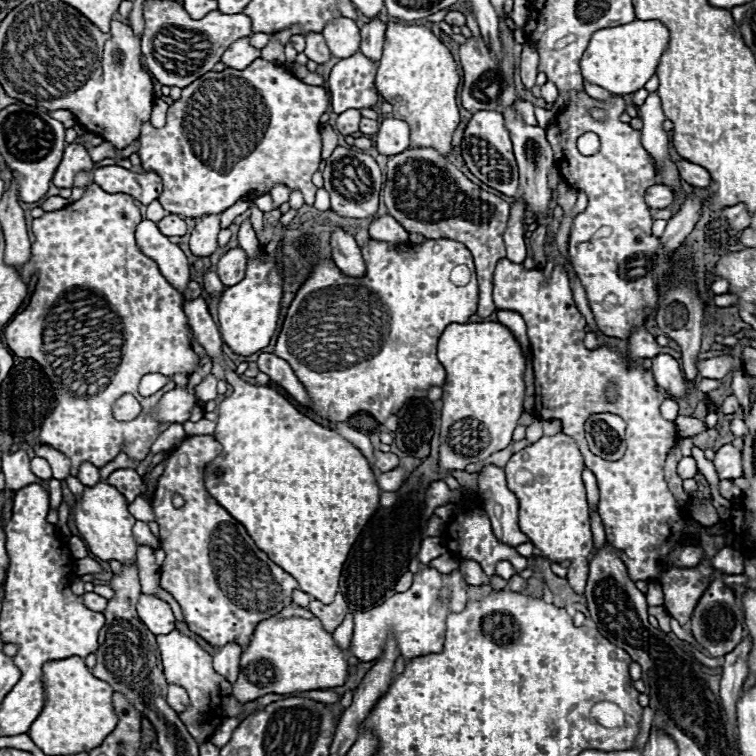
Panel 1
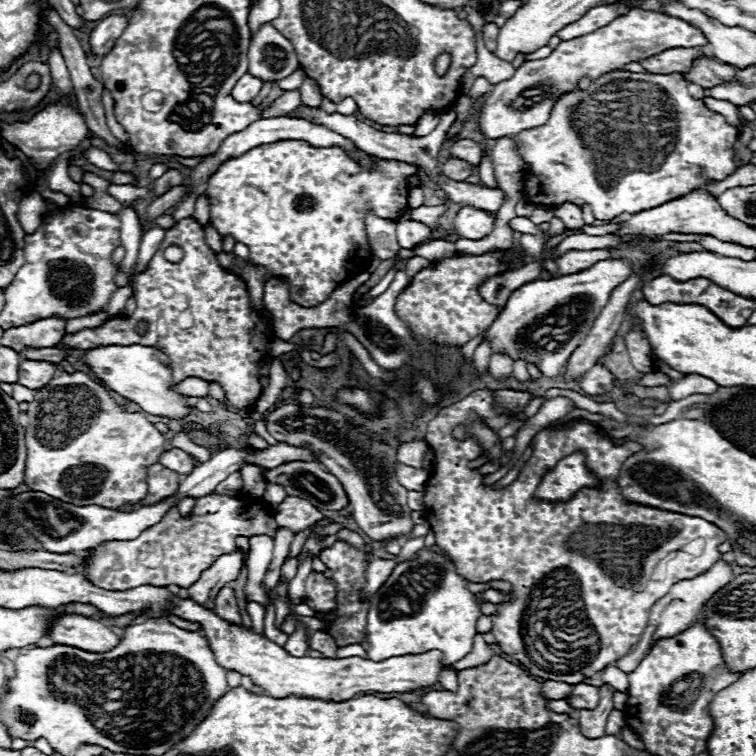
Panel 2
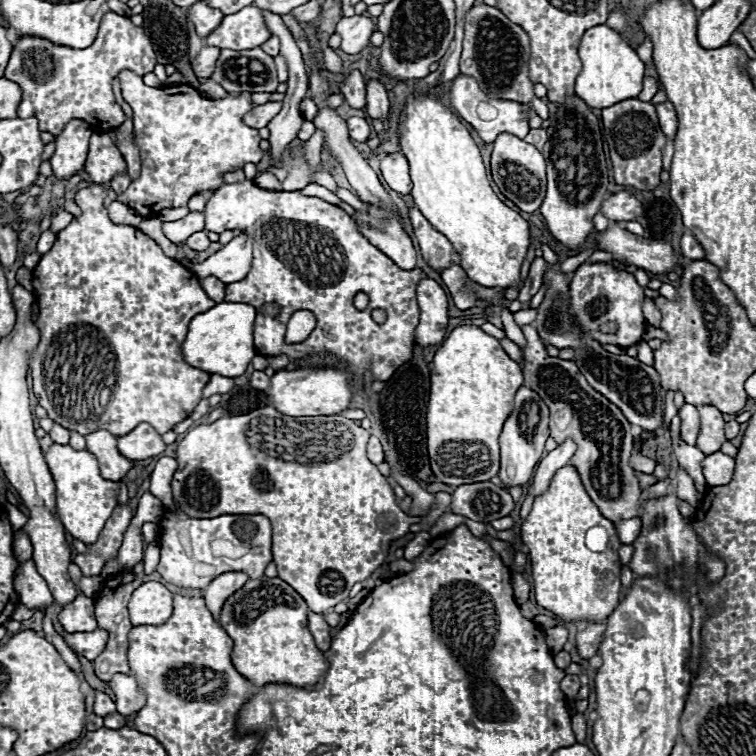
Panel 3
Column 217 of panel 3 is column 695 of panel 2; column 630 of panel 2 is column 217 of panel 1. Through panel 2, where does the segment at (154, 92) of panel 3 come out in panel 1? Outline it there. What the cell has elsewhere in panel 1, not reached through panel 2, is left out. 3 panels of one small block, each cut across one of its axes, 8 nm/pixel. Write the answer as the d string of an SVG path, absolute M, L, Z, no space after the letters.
M256 58L246 70L226 68L222 72L210 72L186 86L180 100L168 108L164 128L142 122L138 156L144 170L152 170L162 178L164 192L158 200L164 210L184 218L220 214L252 190L266 194L274 184L286 184L290 190L298 188L306 204L314 204L318 188L312 184L312 174L320 166L322 152L318 118L326 112L328 102L326 88L308 86L284 66Z

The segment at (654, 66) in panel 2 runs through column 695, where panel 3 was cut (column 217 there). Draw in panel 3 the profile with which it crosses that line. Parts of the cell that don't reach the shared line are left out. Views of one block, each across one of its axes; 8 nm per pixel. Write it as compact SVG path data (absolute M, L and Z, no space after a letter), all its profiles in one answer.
M204 46L200 54L192 60L192 70L198 78L210 78L216 66L216 60L220 56L220 50L216 46Z

